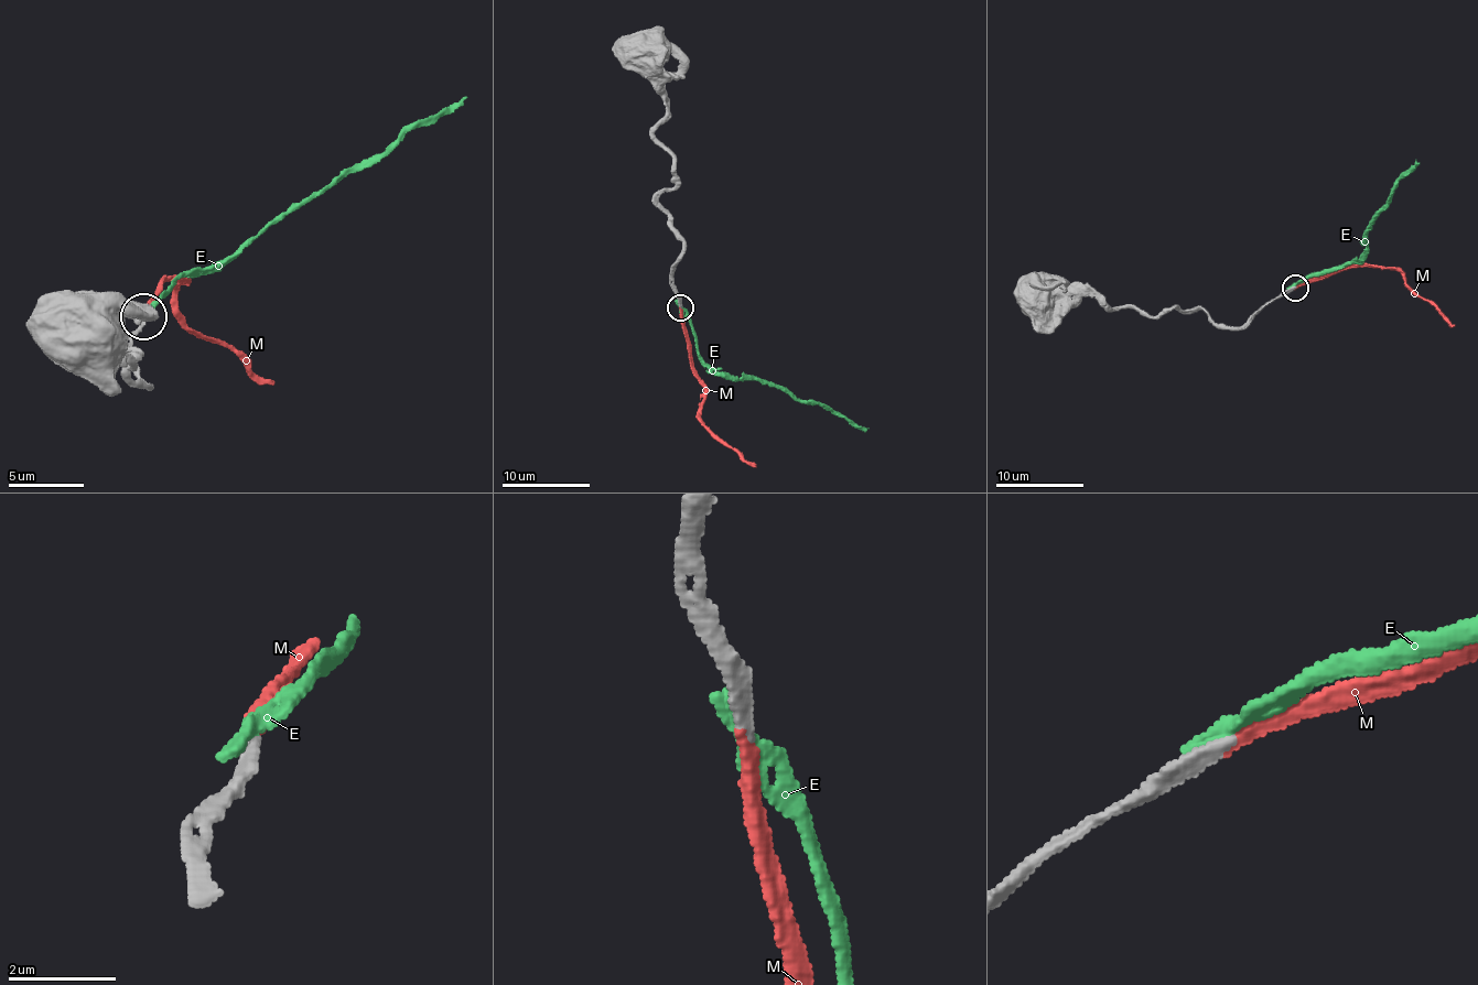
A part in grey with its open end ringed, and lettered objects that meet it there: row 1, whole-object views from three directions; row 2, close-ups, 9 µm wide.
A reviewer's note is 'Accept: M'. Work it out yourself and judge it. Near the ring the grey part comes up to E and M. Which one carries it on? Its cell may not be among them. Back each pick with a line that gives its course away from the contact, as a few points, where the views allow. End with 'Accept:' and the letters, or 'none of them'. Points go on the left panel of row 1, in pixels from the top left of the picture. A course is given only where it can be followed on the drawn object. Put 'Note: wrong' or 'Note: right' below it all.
M: Its course: (144, 320), (144, 307), (163, 281), (182, 281), (179, 315), (273, 383)
Accept: M
Note: right

